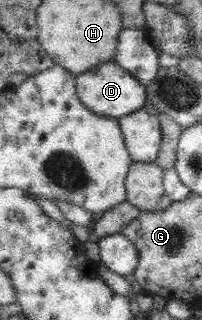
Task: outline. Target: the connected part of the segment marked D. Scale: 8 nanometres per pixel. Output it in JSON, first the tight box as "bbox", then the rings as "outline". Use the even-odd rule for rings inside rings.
{"bbox":[76,61,148,119],"outline":[[[114,61],[91,68],[88,72],[77,76],[76,81],[81,102],[97,114],[118,119],[147,108],[148,88]]]}

